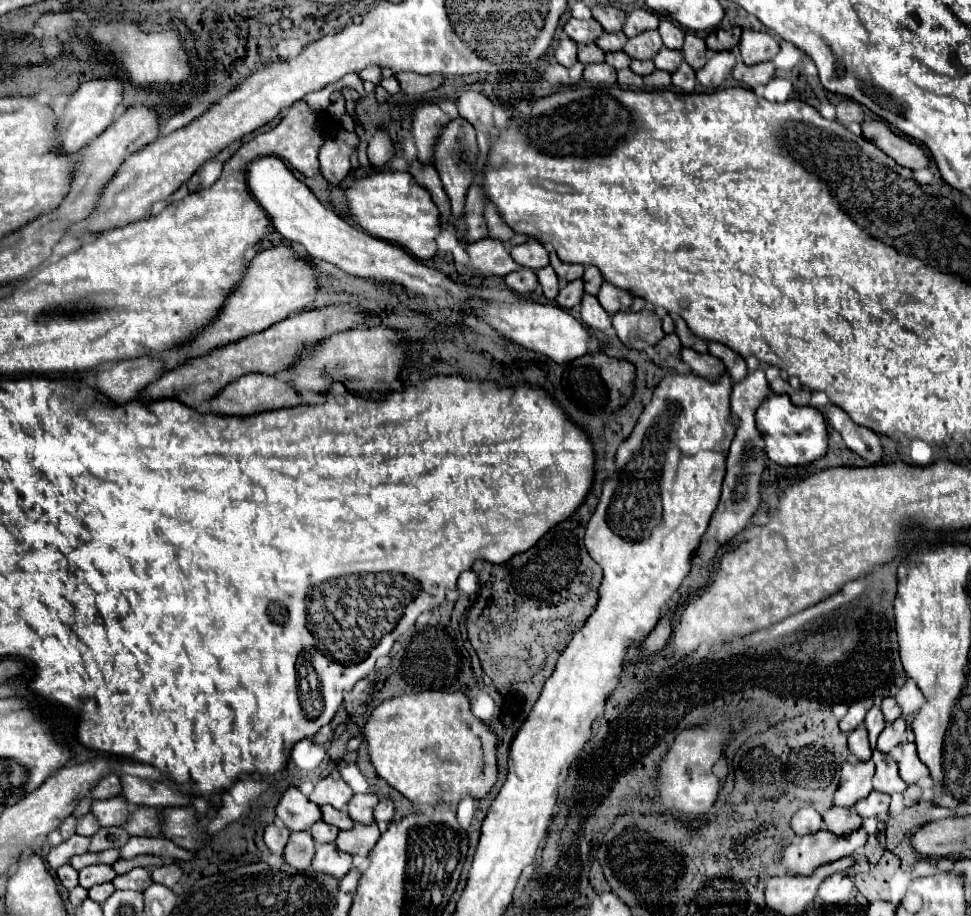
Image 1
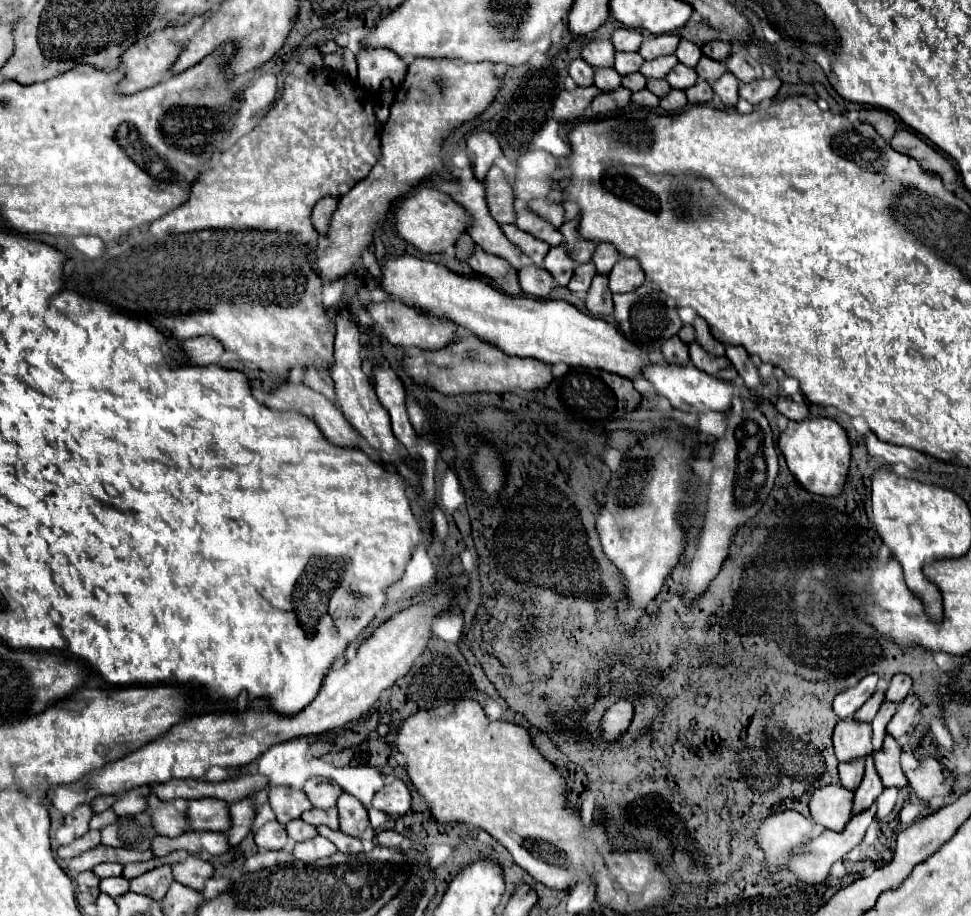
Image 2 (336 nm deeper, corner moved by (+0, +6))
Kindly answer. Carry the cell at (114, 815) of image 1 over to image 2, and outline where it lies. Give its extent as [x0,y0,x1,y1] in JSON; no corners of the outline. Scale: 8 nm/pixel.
[148,794,188,836]

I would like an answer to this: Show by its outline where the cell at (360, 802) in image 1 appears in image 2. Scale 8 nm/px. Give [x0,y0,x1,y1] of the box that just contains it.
[338,792,374,842]

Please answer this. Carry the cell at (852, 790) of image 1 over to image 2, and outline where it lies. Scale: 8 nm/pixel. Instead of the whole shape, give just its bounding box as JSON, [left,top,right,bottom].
[834,720,872,762]

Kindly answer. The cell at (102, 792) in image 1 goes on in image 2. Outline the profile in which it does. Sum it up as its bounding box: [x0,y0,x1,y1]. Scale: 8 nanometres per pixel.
[112,786,150,816]

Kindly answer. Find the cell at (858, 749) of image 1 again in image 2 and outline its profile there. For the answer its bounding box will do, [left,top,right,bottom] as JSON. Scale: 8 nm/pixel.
[854,690,886,722]

